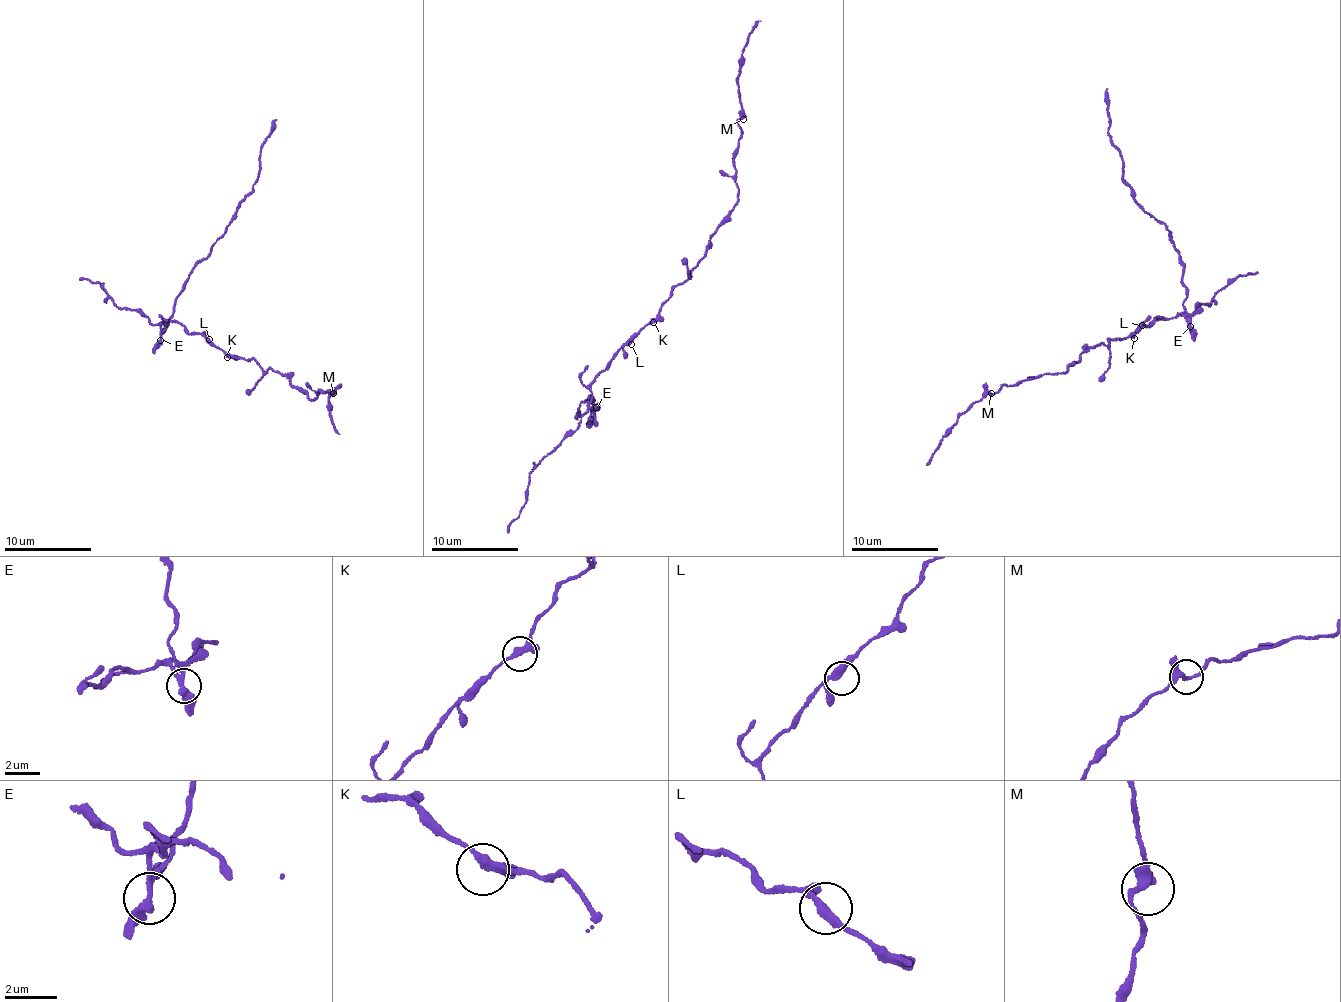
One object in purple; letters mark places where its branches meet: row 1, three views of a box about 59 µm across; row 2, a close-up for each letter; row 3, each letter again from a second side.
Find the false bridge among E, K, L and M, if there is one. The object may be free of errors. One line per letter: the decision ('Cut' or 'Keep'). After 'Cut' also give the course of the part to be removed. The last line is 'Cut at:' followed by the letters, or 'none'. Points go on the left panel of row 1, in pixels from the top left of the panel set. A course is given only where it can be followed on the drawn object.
E: Cut. Course of the part to remove: (161, 339), (173, 305), (187, 279), (226, 230), (237, 206), (246, 199), (257, 178), (262, 143), (277, 120)
K: Keep
L: Keep
M: Keep
Cut at: E

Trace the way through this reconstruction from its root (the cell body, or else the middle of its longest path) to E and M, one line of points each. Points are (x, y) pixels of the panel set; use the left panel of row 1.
E: (217, 348), (210, 339), (188, 332), (172, 321), (164, 327), (160, 326), (161, 339)
M: (217, 348), (257, 360), (264, 371), (267, 368), (283, 374), (288, 384), (310, 399), (320, 389), (333, 393)

